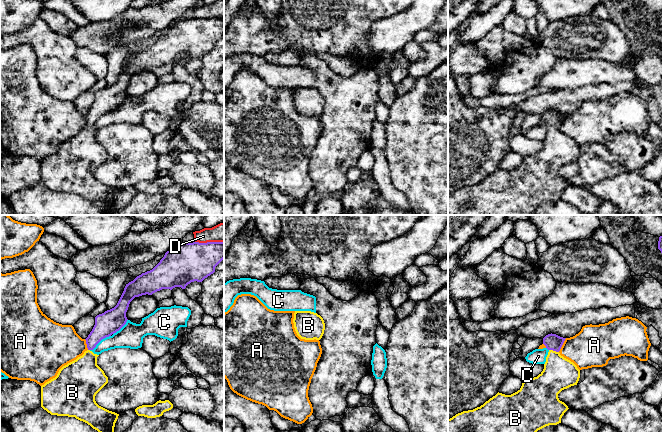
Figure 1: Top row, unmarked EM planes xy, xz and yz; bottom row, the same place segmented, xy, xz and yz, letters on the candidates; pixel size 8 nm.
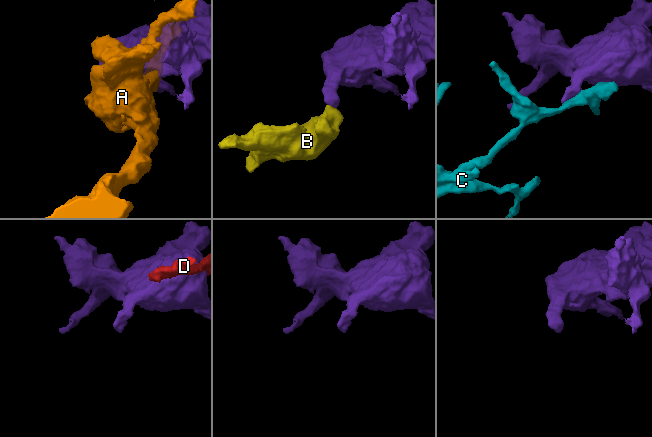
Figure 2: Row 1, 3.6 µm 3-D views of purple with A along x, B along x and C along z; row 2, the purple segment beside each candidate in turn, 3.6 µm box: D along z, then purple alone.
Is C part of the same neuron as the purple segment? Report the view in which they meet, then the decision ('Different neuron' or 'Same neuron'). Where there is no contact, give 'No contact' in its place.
Touches purple in xy. Different neuron

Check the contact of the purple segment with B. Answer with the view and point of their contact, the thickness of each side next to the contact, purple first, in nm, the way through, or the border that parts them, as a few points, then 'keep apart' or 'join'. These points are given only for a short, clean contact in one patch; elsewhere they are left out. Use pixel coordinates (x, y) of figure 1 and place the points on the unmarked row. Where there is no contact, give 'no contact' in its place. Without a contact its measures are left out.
yz (554, 126) | 130/260 nm | across yz (553, 118), (554, 126), (554, 138), (559, 149) | join

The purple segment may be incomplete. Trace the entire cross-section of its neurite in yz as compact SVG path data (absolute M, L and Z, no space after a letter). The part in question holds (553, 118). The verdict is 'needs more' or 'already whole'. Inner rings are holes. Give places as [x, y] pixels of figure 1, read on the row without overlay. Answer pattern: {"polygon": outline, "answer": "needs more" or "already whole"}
{"polygon": "M552 109L546 111L543 120L549 128L543 147L537 153L523 157L517 168L511 171L498 168L480 183L448 195L448 215L533 215L538 206L561 199L569 184L559 176L558 170L577 161L580 154L577 142L559 129L565 115Z", "answer": "needs more"}

